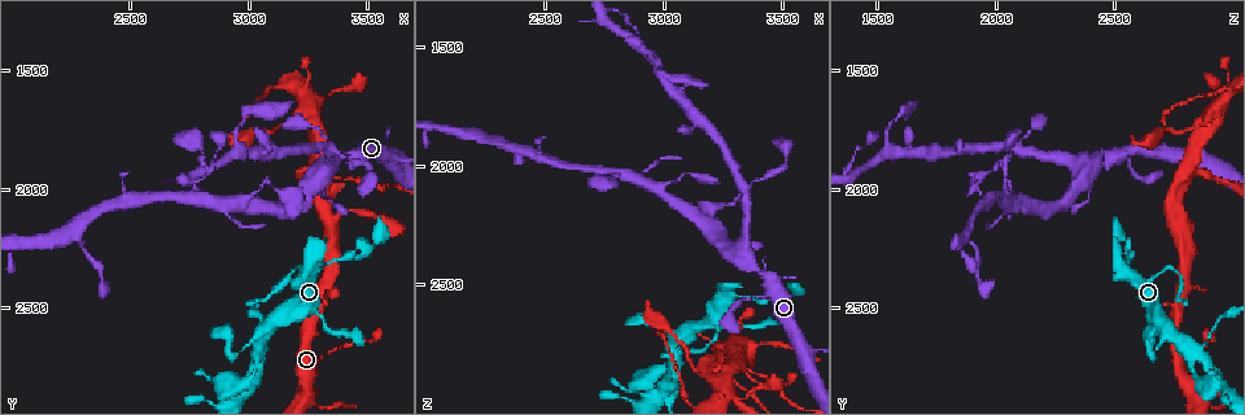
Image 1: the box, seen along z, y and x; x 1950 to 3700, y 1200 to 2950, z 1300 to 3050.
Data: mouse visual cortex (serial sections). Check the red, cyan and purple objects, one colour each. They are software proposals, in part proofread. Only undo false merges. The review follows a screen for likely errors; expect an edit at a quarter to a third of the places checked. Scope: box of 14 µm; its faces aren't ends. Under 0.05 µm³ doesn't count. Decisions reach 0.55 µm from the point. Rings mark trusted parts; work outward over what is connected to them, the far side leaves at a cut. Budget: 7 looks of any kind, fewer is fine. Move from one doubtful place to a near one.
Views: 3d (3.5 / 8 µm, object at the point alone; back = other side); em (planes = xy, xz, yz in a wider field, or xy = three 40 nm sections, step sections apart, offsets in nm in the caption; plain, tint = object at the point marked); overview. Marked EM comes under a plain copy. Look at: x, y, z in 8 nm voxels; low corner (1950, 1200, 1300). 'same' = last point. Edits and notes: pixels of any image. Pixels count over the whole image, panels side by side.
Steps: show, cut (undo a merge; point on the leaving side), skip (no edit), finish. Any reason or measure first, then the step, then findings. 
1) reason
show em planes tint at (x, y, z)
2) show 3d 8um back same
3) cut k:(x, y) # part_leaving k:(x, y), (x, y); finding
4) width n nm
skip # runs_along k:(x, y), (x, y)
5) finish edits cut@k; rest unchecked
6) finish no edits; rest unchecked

four or more arms meet
show 3d 8um at (3300, 1930, 2800)

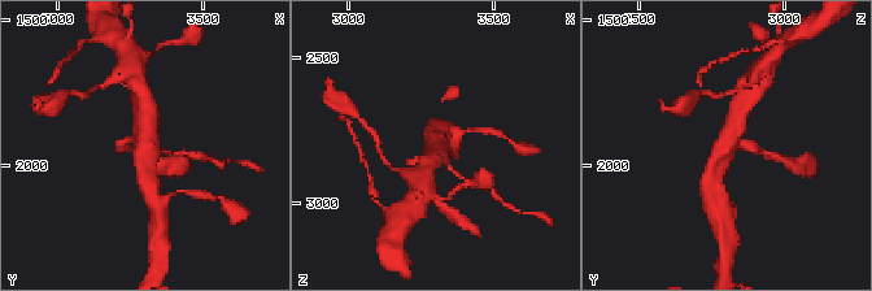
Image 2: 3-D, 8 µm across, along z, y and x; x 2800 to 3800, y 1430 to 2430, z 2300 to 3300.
arms 4; arm_widths 150, 250, 350, 450 nm
show em xy step 3 tint at (3310, 1940, 2790)

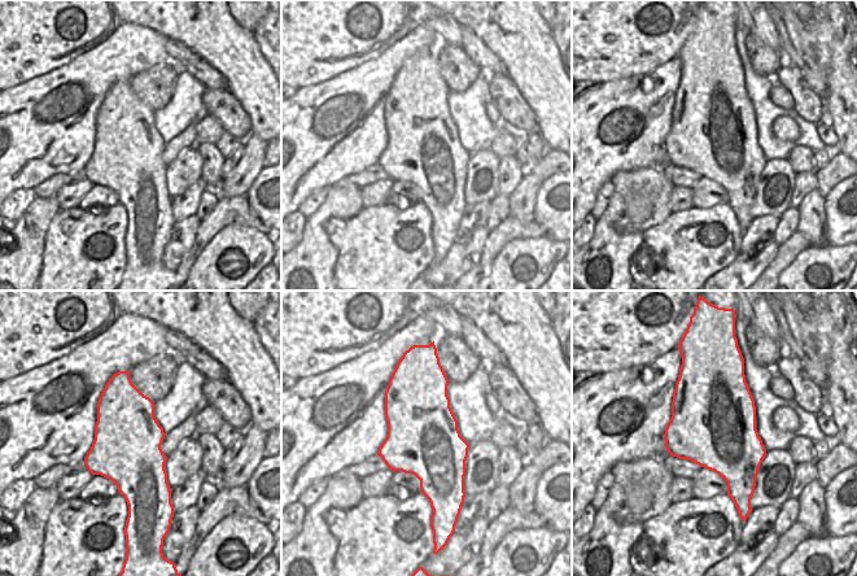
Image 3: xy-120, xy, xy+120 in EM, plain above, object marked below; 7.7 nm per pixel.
skip # runs_along 2:(718, 173), (740, 101); all the same cell

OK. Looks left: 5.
sudden change in width
show 3d 3.5um back at (3340, 1880, 2560)

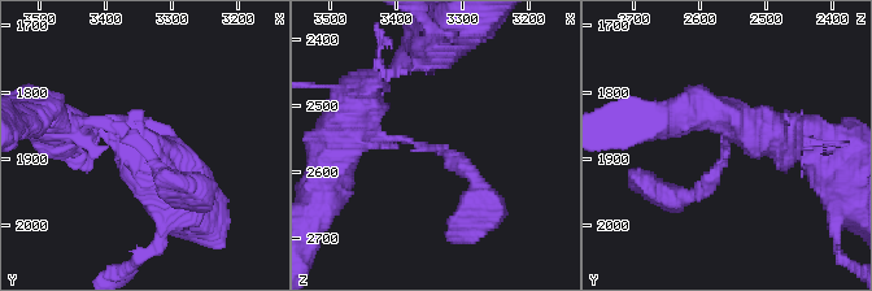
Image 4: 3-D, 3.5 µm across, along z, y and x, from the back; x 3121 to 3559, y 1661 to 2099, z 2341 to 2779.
show em xy step 1 tint at (3340, 1885, 2565)

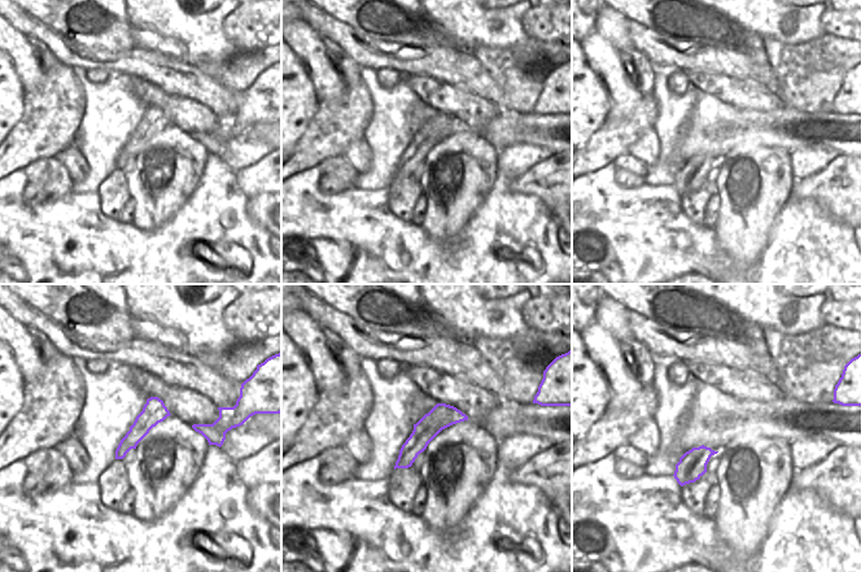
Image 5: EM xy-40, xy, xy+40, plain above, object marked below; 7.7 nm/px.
width 190 nm
skip # runs_along 4:(66, 122), (118, 126), (190, 198); all the same cell

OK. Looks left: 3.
branch point
show 3d 8um at (3270, 1680, 2890)

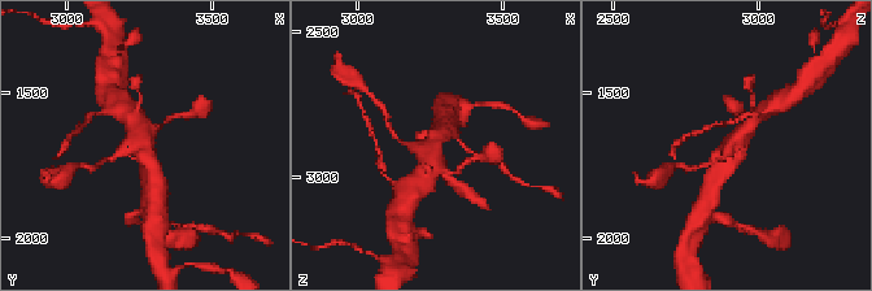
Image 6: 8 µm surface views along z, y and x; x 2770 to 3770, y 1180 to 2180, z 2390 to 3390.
show 3d 3.5um back at (3260, 1690, 2880)

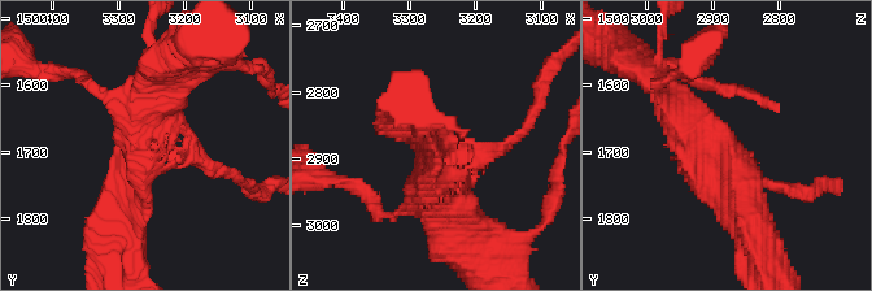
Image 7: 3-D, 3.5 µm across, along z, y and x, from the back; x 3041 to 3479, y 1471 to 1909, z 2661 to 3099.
show em xy step 5 tint at (3265, 1690, 2890)

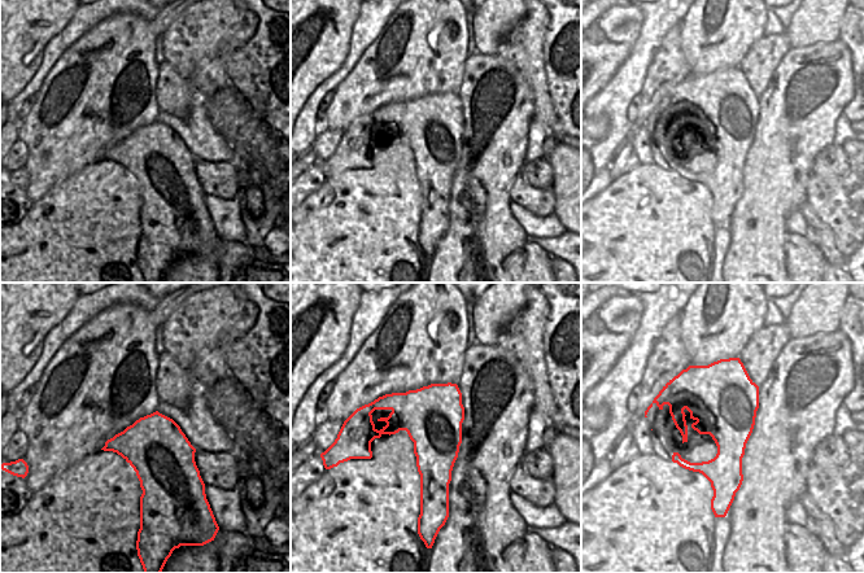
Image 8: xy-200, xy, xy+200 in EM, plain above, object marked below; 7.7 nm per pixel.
width 480 nm
skip # runs_along 7:(751, 216), (741, 172), (662, 85); continuous, no second cell

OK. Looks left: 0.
finish no edits; rest unchecked

